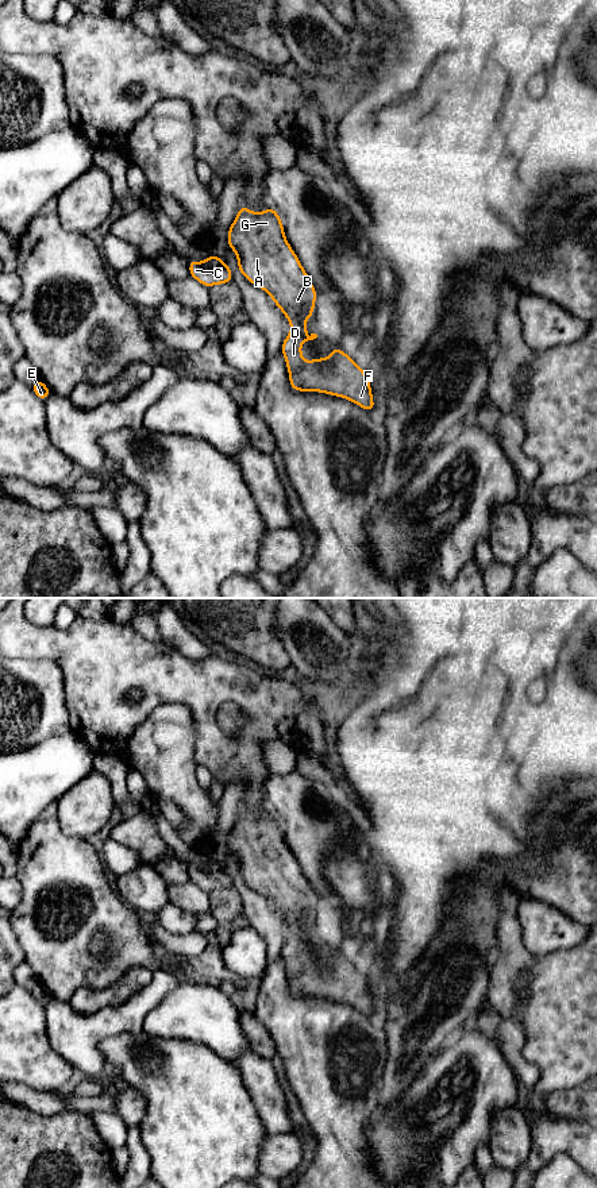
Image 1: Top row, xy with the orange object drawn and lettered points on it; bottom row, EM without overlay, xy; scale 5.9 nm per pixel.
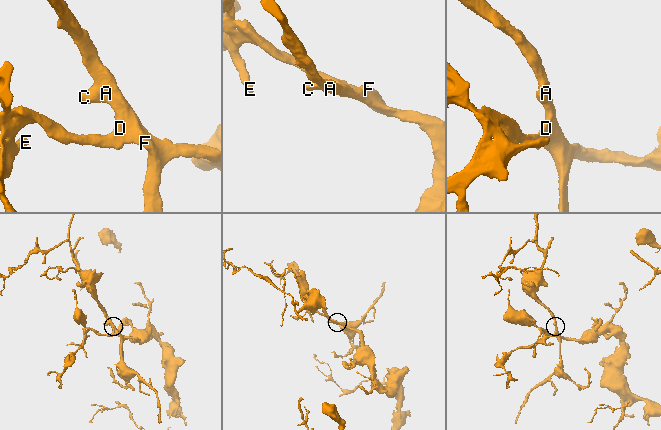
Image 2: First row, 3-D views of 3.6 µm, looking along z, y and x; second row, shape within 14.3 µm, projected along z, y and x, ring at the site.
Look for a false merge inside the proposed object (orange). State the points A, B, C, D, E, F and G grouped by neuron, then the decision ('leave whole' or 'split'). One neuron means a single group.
groups A B C D E F G; leave whole

